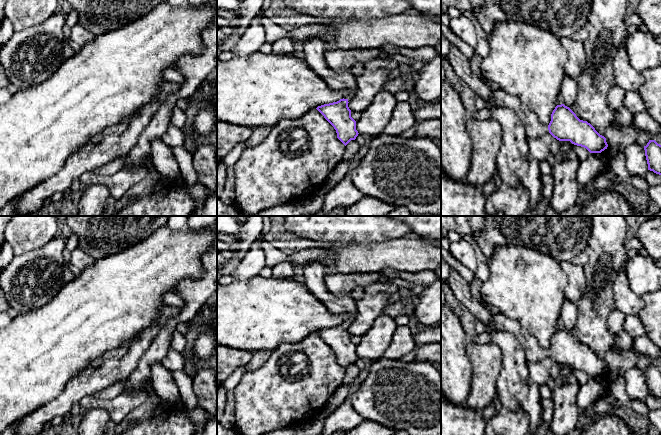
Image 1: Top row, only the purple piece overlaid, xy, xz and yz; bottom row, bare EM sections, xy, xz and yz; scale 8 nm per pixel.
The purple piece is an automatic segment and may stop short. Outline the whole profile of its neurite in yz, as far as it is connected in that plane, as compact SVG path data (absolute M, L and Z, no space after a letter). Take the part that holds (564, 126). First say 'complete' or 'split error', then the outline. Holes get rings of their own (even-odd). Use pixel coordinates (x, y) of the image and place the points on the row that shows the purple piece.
split error; M501 89L493 90L489 100L476 97L477 110L493 105L513 110L523 123L528 139L538 139L550 133L557 140L570 141L574 145L586 148L590 153L601 153L608 147L604 136L600 135L590 123L580 120L564 104L555 107L548 126L541 124L537 116L520 99Z

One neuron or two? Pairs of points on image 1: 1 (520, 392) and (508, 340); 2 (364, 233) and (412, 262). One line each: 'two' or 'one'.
1: one
2: two

